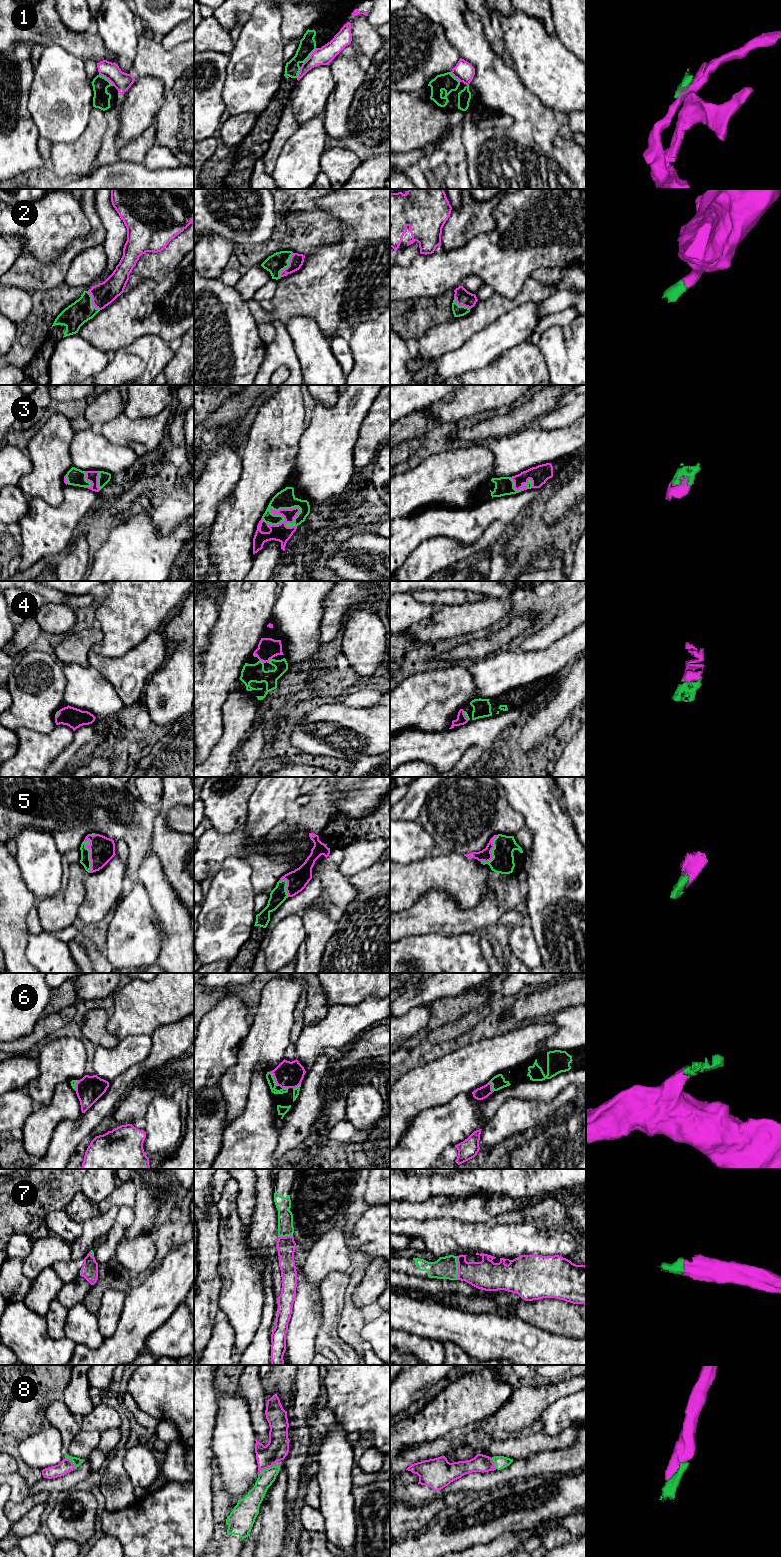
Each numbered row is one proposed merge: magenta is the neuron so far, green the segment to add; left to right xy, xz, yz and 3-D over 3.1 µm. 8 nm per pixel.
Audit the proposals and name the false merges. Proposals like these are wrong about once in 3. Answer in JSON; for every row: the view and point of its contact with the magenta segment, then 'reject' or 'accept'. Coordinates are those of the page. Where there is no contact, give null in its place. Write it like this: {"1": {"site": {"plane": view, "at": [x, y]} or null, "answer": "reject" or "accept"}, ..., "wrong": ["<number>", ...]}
{"1": {"site": {"plane": "xy", "at": [106, 78]}, "answer": "reject"}, "2": {"site": {"plane": "xz", "at": [289, 265]}, "answer": "accept"}, "3": {"site": {"plane": "xz", "at": [271, 512]}, "answer": "accept"}, "4": {"site": {"plane": "xz", "at": [269, 660]}, "answer": "accept"}, "5": {"site": {"plane": "xy", "at": [90, 856]}, "answer": "accept"}, "6": {"site": {"plane": "xz", "at": [274, 1078]}, "answer": "accept"}, "7": {"site": {"plane": "yz", "at": [458, 1268]}, "answer": "accept"}, "8": {"site": {"plane": "xz", "at": [265, 1468]}, "answer": "accept"}, "wrong": ["1"]}

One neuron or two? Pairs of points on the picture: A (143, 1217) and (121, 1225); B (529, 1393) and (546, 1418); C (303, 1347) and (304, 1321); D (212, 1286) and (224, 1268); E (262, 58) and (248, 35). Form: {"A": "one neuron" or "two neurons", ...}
{"A": "two neurons", "B": "two neurons", "C": "one neuron", "D": "two neurons", "E": "one neuron"}

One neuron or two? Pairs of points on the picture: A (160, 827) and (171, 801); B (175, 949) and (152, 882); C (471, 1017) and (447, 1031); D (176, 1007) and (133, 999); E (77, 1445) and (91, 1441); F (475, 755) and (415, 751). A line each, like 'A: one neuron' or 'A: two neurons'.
A: one neuron
B: one neuron
C: one neuron
D: one neuron
E: one neuron
F: two neurons

